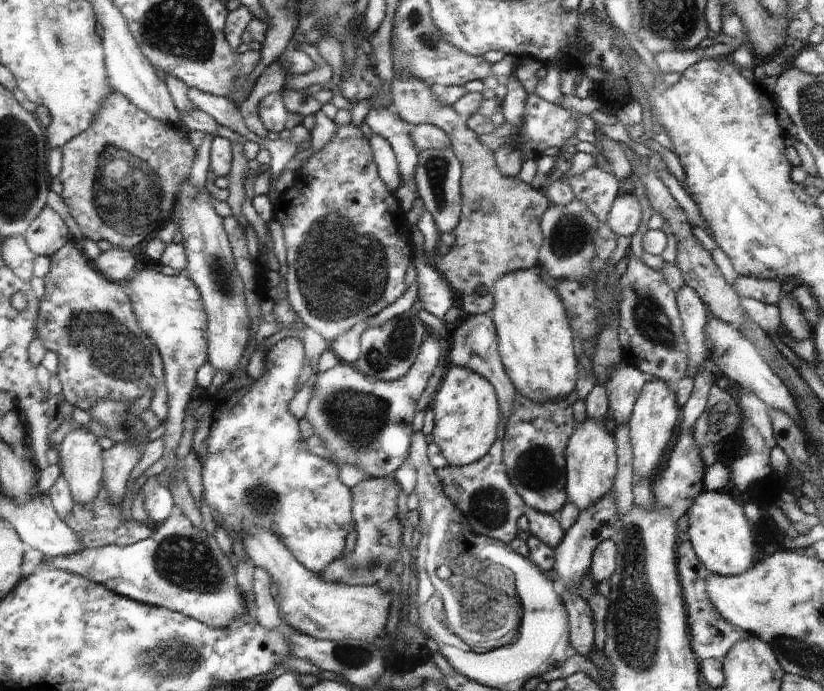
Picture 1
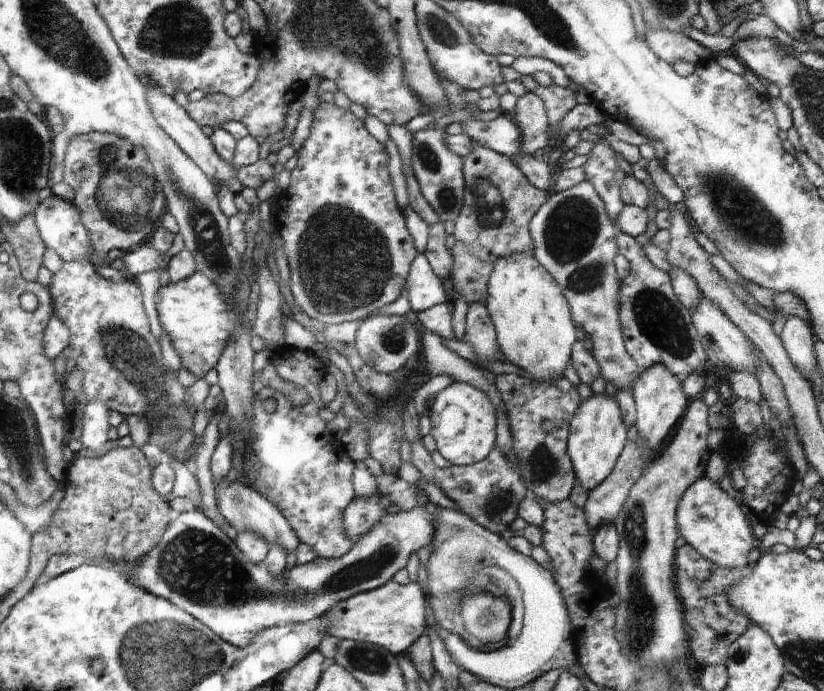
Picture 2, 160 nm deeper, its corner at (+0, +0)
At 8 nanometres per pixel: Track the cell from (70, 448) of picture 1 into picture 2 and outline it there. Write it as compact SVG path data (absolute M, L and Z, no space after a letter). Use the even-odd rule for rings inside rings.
M88 402L84 408L84 418L82 418L82 434L78 440L82 443L82 448L99 452L104 449L109 441L107 433L111 425L108 422L110 408L104 402Z

